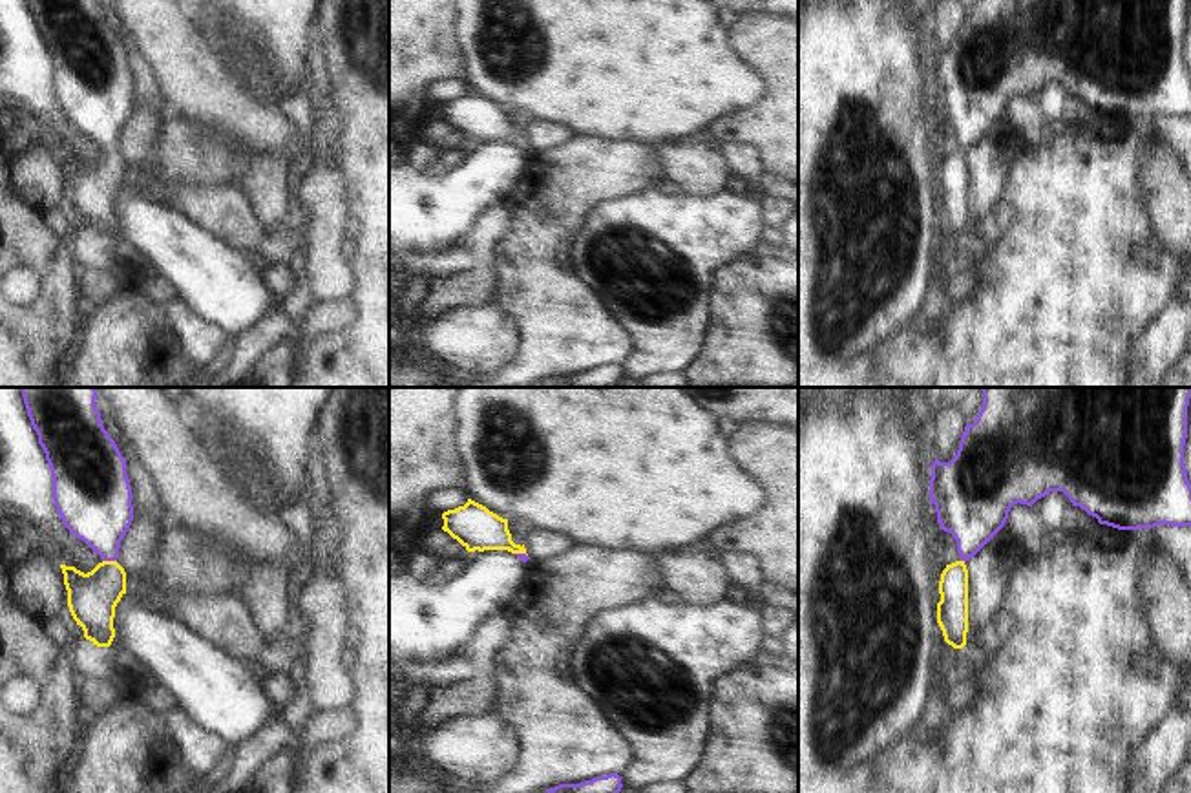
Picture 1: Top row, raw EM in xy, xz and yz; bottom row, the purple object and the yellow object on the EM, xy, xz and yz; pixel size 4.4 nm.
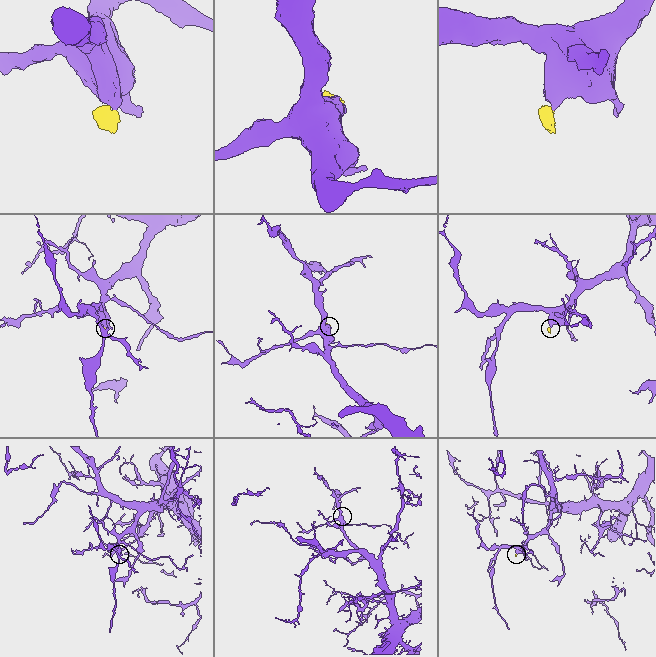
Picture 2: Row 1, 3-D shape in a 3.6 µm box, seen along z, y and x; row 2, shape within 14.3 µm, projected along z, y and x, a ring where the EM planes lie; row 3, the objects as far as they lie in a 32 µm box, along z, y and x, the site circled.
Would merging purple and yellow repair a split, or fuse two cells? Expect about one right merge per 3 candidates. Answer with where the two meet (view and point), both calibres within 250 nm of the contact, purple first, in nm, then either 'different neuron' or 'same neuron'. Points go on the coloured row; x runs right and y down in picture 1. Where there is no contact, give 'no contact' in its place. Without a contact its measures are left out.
contact xy (110, 560); calibres 320 and 220 nm; same neuron

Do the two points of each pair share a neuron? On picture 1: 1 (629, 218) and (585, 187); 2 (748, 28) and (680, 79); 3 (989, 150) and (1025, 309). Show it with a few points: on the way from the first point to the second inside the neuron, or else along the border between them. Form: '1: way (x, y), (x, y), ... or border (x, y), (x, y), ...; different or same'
1: border (645, 187), (600, 201), (576, 232); different
2: border (726, 30), (727, 48), (757, 74); different
3: border (1007, 156), (1005, 192), (1001, 198); different

